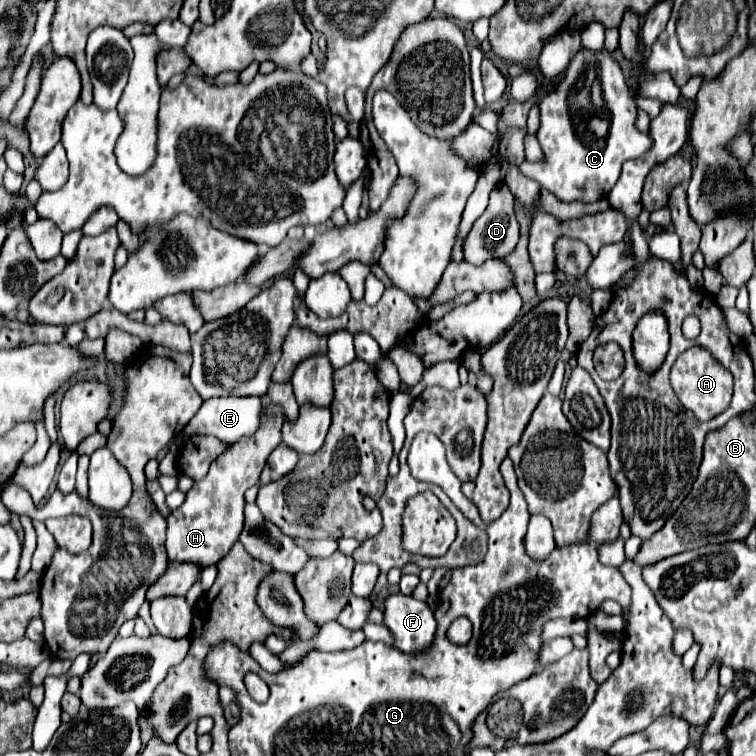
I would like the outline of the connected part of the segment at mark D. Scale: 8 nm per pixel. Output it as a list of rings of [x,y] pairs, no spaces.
[[[506,184],[496,186],[492,190],[492,194],[490,194],[490,204],[488,204],[486,212],[474,222],[474,226],[472,226],[472,230],[470,230],[468,238],[466,238],[466,244],[464,244],[466,262],[470,262],[474,266],[480,266],[490,258],[504,258],[516,248],[520,232],[518,232],[518,220],[514,216],[512,206],[514,206],[512,204],[512,194],[510,194],[508,186]]]

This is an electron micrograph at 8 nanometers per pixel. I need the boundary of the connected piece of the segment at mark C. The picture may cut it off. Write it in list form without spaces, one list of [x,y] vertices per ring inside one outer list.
[[[580,50],[570,60],[564,72],[564,82],[560,82],[560,90],[556,90],[556,94],[548,94],[548,98],[540,102],[540,130],[536,136],[544,150],[544,164],[522,164],[520,170],[528,178],[536,180],[542,188],[548,188],[562,202],[596,202],[606,198],[618,180],[618,172],[624,160],[638,158],[644,154],[644,150],[648,150],[648,146],[652,146],[648,134],[640,132],[634,126],[634,120],[636,104],[618,62],[604,52]]]

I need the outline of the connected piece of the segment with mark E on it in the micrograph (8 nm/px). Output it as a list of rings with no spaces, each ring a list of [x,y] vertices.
[[[244,396],[244,398],[210,398],[208,402],[204,402],[200,406],[200,410],[196,412],[196,416],[186,424],[184,428],[184,436],[192,438],[196,434],[200,436],[216,436],[218,440],[226,442],[226,444],[234,444],[244,436],[254,436],[262,424],[262,416],[264,416],[264,404],[260,396]]]

